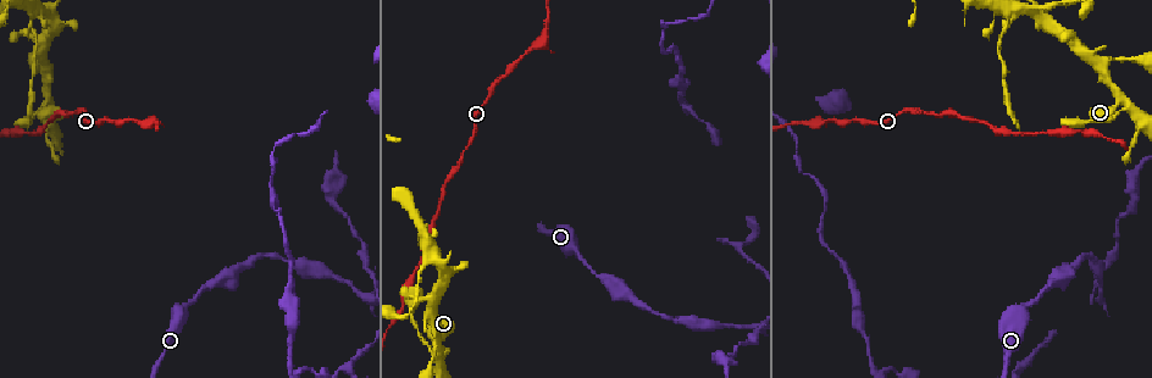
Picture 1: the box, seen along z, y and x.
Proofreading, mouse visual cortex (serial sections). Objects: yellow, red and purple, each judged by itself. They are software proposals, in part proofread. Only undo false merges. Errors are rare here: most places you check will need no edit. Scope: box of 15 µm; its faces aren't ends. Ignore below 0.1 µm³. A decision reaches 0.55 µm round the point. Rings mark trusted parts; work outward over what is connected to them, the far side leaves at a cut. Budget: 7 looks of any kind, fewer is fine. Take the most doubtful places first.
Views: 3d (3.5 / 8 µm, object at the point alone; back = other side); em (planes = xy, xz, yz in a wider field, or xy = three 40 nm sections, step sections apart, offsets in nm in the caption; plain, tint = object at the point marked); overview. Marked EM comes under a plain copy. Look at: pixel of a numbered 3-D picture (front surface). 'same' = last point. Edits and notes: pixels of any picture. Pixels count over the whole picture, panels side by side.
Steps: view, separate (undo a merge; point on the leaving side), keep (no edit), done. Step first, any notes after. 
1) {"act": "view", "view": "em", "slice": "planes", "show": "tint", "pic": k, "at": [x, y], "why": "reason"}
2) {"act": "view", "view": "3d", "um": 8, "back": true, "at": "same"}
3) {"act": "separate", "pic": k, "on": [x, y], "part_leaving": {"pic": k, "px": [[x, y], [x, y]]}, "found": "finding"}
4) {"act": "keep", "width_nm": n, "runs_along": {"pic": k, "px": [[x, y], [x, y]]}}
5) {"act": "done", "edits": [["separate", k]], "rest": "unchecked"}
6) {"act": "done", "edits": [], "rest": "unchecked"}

{"act": "view", "view": "3d", "um": 8, "pic": 1, "at": [363, 296], "why": "three-way junction"}

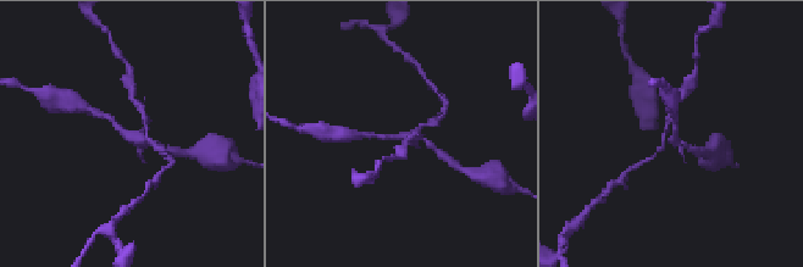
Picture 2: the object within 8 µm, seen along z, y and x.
{"act": "view", "view": "em", "slice": "xy", "step": 1, "show": "tint", "pic": 2, "at": [400, 135], "why": "need the tissue"}

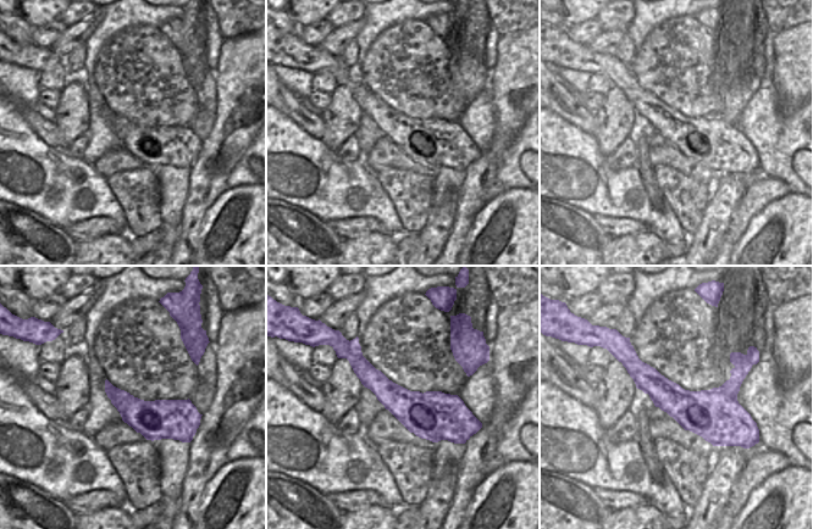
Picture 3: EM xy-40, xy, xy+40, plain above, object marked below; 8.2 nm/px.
{"act": "keep", "runs_along": {"pic": 2, "px": [[372, 135], [417, 138], [417, 132]]}, "found": "continuous, no second cell"}

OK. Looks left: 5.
{"act": "view", "view": "3d", "um": 3.5, "back": true, "pic": 1, "at": [441, 350], "why": "arms run side by side"}

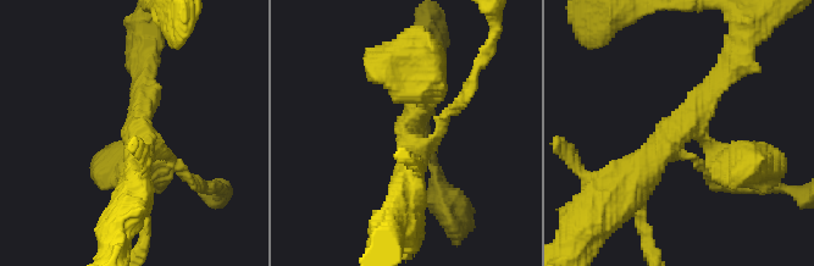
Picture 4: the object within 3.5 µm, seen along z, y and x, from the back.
{"act": "view", "view": "em", "slice": "planes", "show": "tint", "pic": 4, "at": [408, 134], "arms": 4, "arm_widths_nm": [150, 250, 350, 350]}

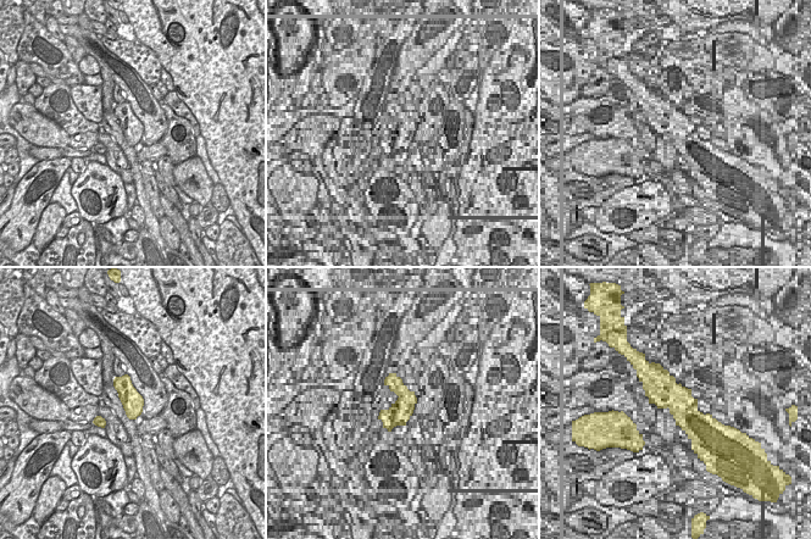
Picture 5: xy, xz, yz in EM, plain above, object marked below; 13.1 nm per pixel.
{"act": "keep", "runs_along": {"pic": 4, "px": [[735, 164], [675, 126], [629, 189]]}, "found": "all the same cell"}

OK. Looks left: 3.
{"act": "view", "view": "3d", "um": 3.5, "pic": 1, "at": [424, 234], "why": "sharp bend"}

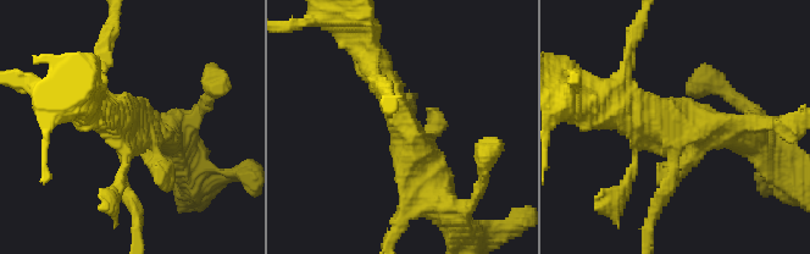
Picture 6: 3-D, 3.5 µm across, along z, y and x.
{"act": "view", "view": "em", "slice": "xy", "step": 5, "show": "tint", "pic": 6, "at": [124, 144]}

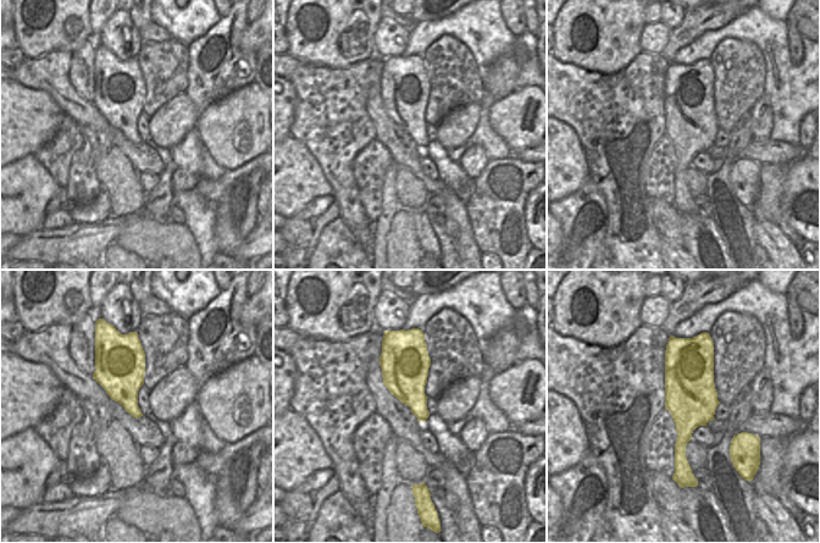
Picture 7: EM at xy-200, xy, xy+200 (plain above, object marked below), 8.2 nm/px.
{"act": "view", "view": "em", "slice": "xy", "step": 3, "show": "tint", "at": "same", "why": "cut it another way"}

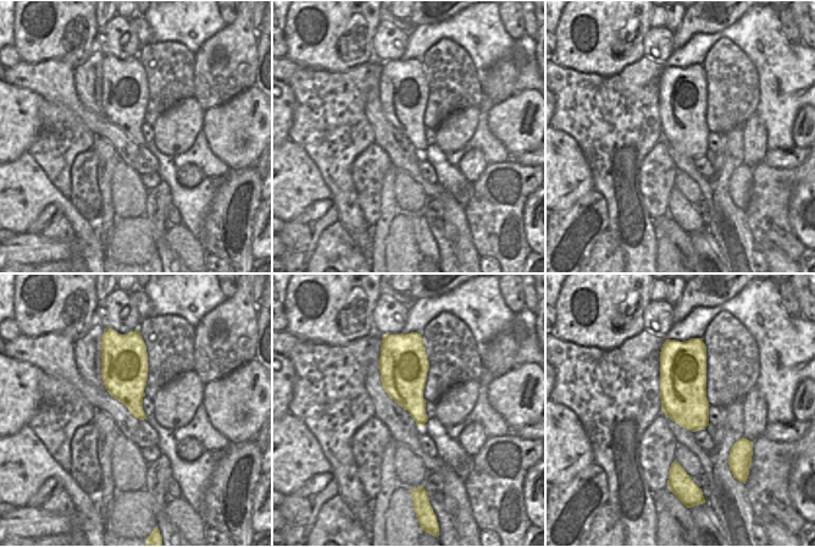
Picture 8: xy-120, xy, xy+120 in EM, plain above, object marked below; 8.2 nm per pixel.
{"act": "keep", "runs_along": {"pic": 6, "px": [[730, 134], [673, 131], [652, 216]]}, "found": "continuous, no second cell"}

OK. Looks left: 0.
{"act": "done", "edits": [], "rest": "unchecked"}

